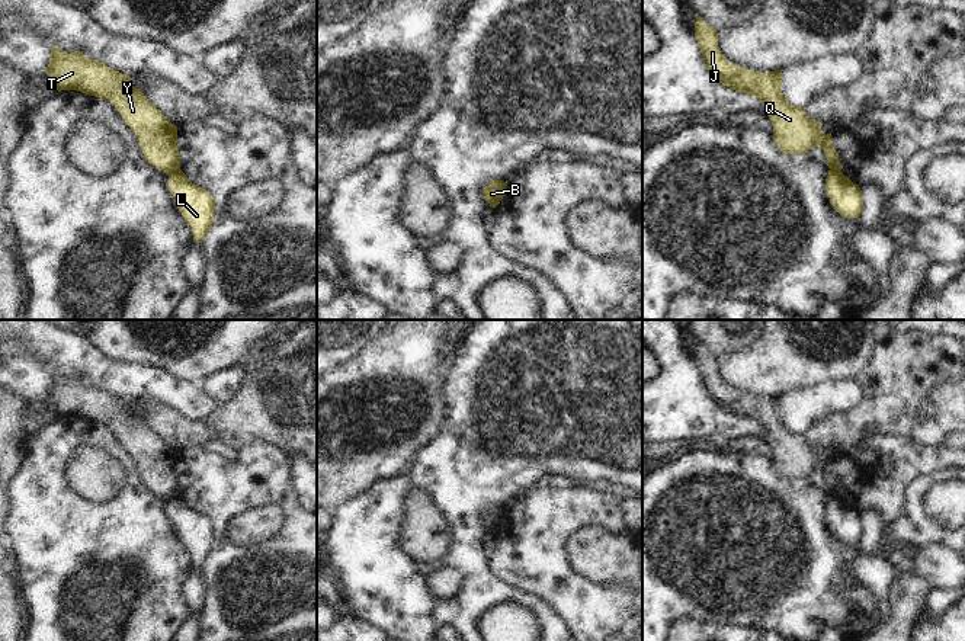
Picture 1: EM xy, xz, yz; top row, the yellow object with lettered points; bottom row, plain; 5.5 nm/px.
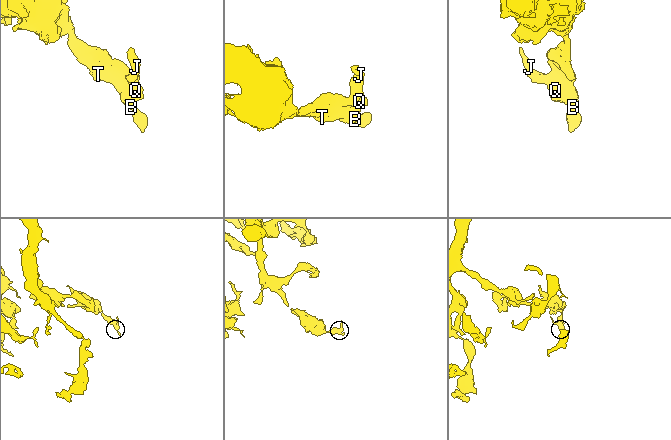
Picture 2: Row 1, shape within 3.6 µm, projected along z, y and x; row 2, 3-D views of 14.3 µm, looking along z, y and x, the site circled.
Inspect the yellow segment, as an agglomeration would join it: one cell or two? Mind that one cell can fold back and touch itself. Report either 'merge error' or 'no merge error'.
merge error

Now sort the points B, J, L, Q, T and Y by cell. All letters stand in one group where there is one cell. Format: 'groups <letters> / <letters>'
groups B J Q T Y / L

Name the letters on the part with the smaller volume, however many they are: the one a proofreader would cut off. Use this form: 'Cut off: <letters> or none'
Cut off: L

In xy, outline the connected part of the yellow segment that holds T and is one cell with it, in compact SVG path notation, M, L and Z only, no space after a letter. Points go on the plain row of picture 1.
M58 371L51 374L45 398L55 414L77 416L109 426L137 461L145 485L167 501L180 496L177 452L131 410L131 403L99 385L87 384L81 376L71 379Z

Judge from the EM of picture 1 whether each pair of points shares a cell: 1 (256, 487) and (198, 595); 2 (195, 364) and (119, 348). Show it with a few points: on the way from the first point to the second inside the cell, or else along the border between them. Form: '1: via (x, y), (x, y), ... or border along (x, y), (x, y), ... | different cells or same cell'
1: border along (198, 569), (205, 587), (204, 609) | different cells
2: via (176, 359), (160, 358), (153, 351), (138, 348) | same cell

